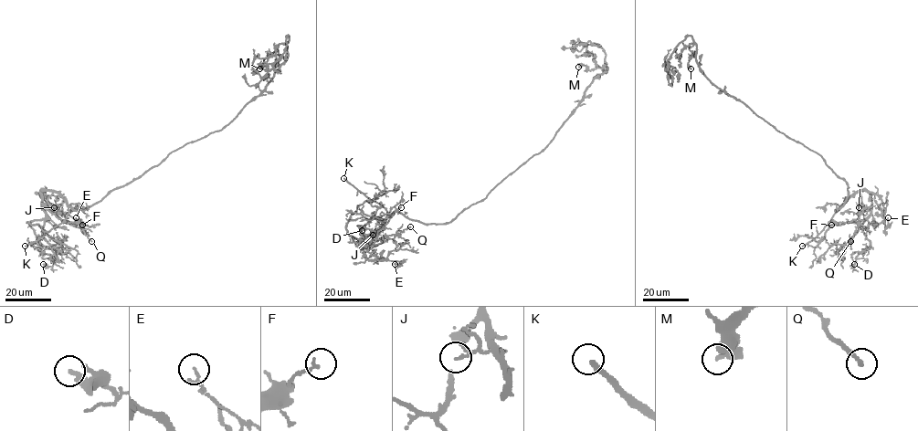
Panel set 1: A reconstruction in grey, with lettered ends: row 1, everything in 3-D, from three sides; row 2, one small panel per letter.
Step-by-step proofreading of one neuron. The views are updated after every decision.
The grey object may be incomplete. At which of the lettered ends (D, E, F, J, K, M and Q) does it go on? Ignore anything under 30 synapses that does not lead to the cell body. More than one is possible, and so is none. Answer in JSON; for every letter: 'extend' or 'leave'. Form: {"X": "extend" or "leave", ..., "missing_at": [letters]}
{"D": "leave", "E": "leave", "F": "leave", "J": "leave", "K": "extend", "M": "leave", "Q": "leave", "missing_at": ["K"]}

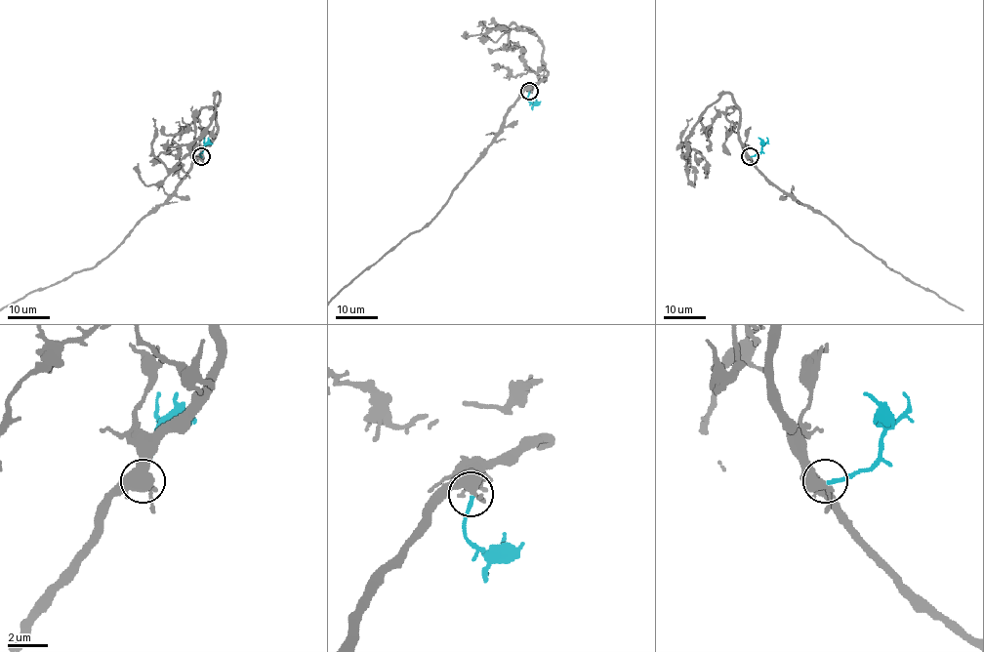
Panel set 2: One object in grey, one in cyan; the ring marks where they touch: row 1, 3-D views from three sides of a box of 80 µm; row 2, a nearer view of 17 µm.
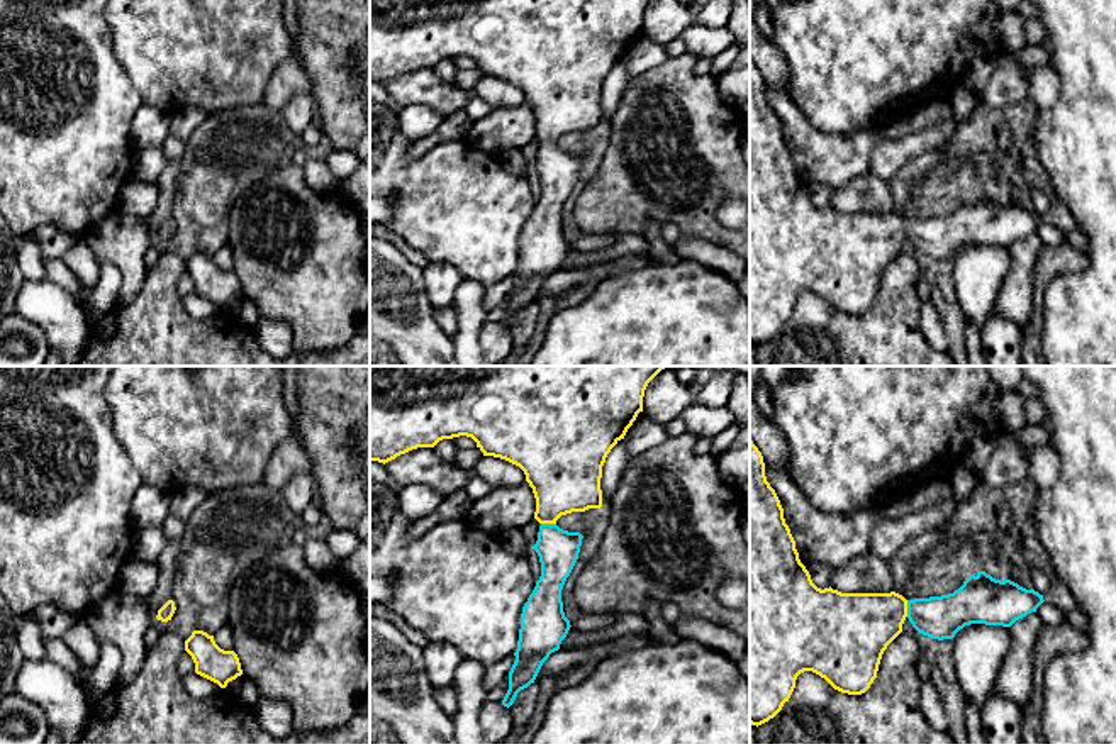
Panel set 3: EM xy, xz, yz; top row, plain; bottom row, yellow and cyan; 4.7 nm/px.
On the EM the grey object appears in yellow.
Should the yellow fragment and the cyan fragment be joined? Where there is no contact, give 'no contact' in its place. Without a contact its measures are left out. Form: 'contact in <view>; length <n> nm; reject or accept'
contact in yz; length 80 nm; accept

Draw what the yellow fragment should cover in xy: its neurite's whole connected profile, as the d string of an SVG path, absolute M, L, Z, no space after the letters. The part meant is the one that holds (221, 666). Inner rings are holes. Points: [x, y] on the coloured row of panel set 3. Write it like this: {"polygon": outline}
{"polygon": "M193 630L185 641L185 651L195 663L195 673L226 688L229 681L243 675L239 658L234 651L220 649L214 636Z"}

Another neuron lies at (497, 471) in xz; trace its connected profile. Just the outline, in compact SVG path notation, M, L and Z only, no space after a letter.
M483 456L472 473L490 483L492 488L519 486L526 481L526 475L519 466L494 456Z

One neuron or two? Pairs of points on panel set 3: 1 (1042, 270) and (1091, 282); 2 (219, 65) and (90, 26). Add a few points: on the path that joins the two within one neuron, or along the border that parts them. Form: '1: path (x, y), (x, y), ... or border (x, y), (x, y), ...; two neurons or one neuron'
1: border (1086, 253), (1086, 266), (1050, 282), (1042, 309); two neurons
2: border (104, 17), (114, 56), (126, 70); two neurons

